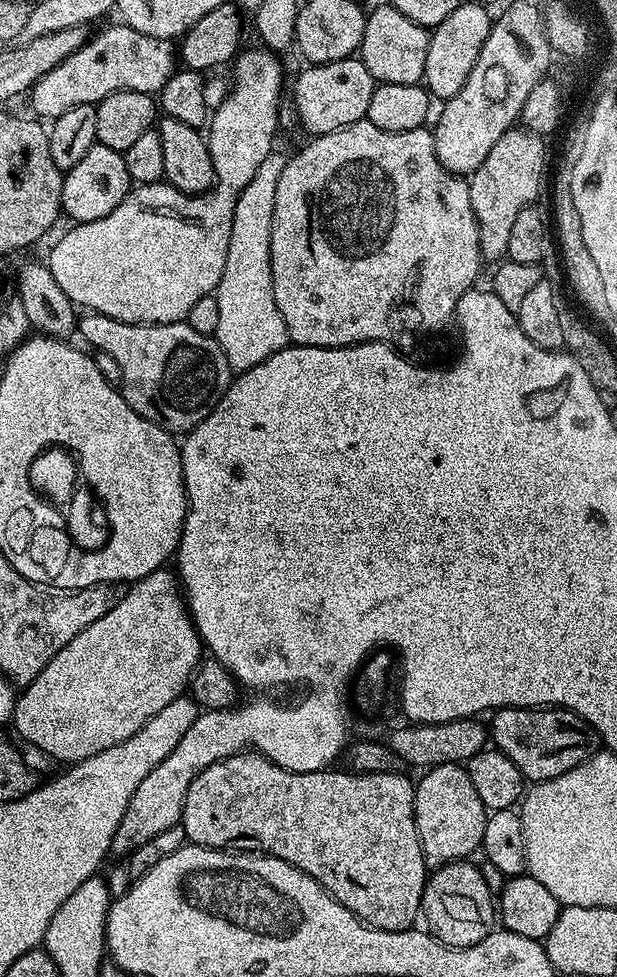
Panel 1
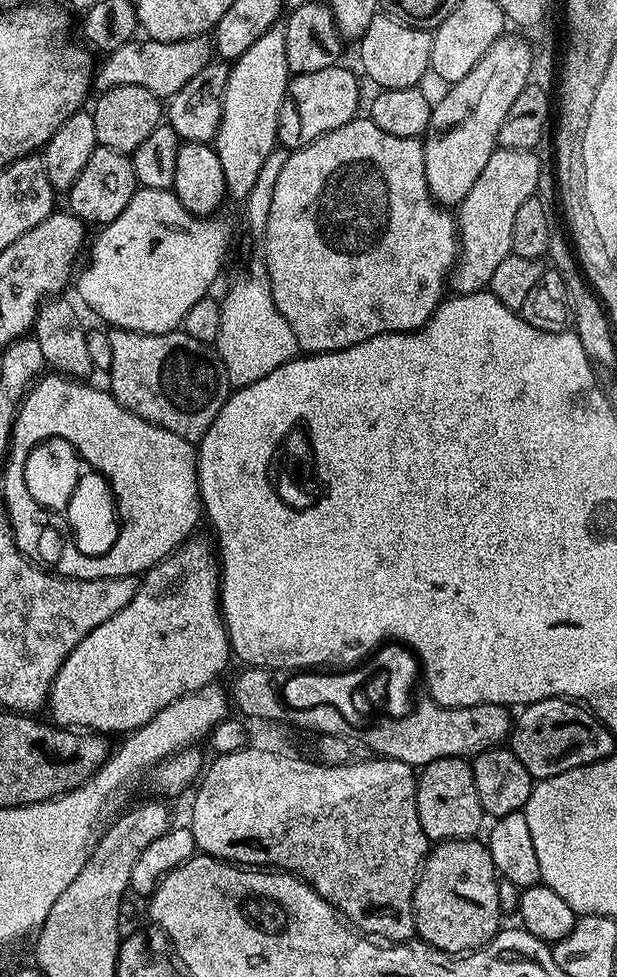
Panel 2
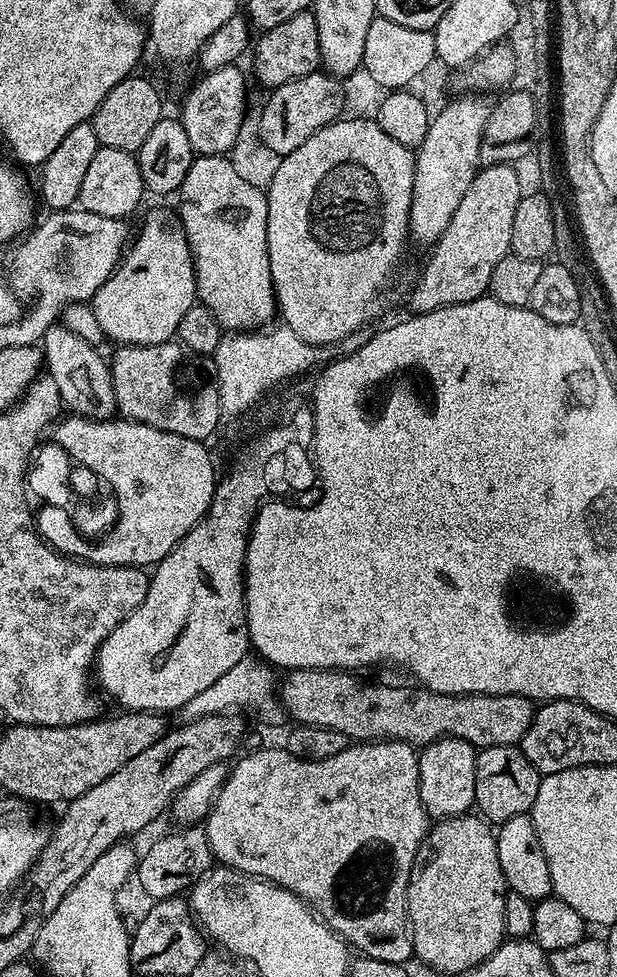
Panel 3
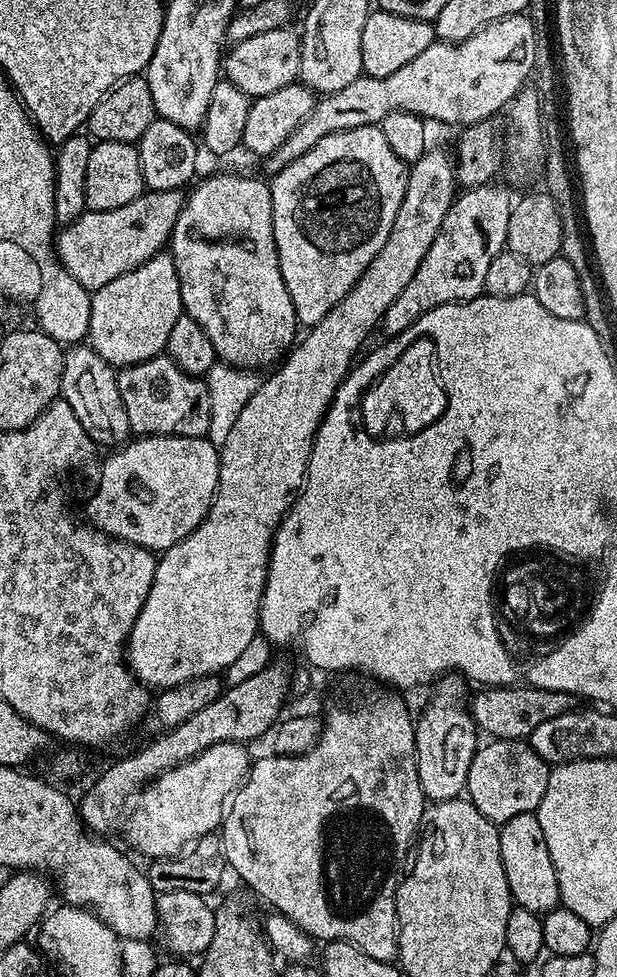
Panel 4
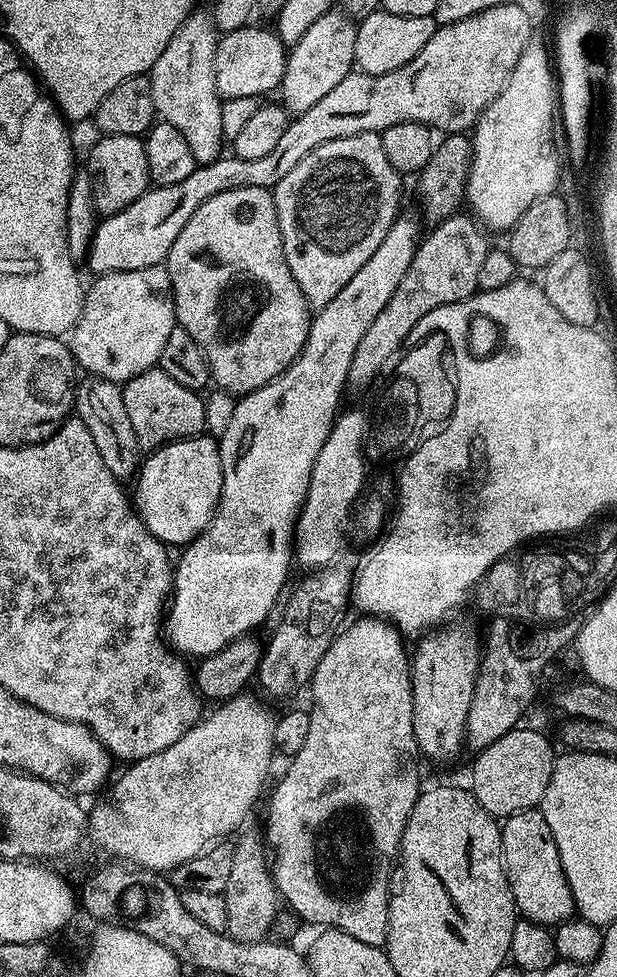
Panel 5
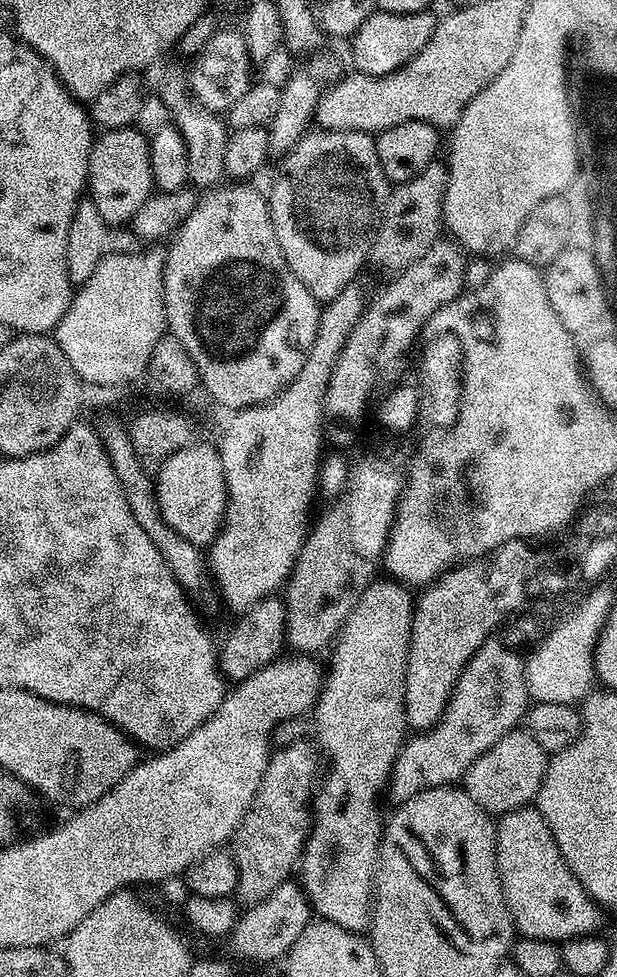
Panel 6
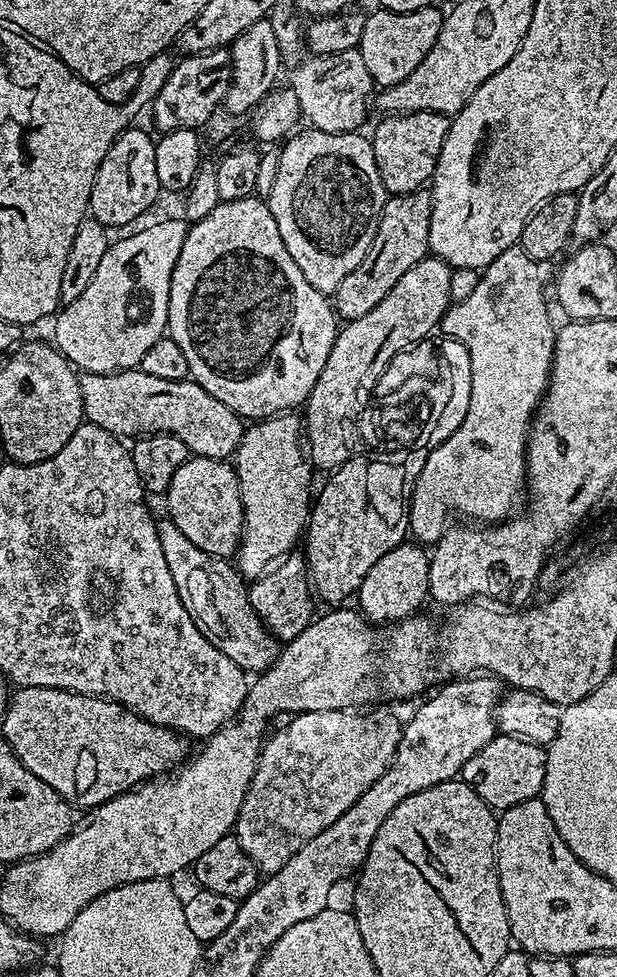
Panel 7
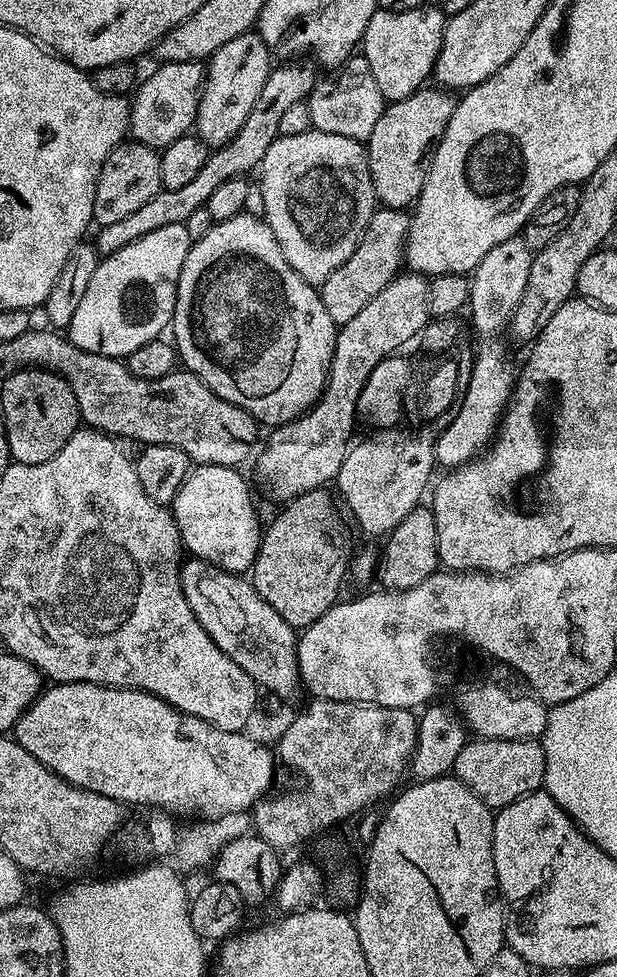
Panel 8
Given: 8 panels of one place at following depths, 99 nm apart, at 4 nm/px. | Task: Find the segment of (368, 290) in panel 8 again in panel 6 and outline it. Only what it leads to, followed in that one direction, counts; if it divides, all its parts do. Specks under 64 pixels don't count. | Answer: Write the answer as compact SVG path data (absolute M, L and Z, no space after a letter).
M433 162L415 178L395 185L389 191L387 205L369 253L369 259L376 261L380 269L388 271L388 274L398 273L422 258L422 254L426 254L426 250L430 250L430 246L441 239L447 181L447 163Z

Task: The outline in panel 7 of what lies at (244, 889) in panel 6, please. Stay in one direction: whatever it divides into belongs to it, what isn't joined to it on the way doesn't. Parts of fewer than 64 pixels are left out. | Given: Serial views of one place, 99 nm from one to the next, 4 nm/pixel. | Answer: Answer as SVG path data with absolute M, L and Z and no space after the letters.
M339 708L338 710L314 710L313 712L297 712L286 730L281 730L277 733L269 735L263 741L260 749L260 757L256 763L254 770L254 778L250 782L250 786L246 790L246 794L242 798L242 806L240 807L240 817L236 819L236 827L234 835L242 846L242 850L246 850L246 854L252 861L255 862L256 867L260 869L261 873L271 874L282 869L286 861L298 853L302 846L310 842L312 838L321 834L322 830L326 830L332 823L341 818L344 811L348 810L354 802L358 802L358 798L373 786L374 782L381 778L383 772L390 766L400 740L400 733L402 729L402 720L399 720L392 712L376 712L373 716L359 716L359 711L345 710Z

